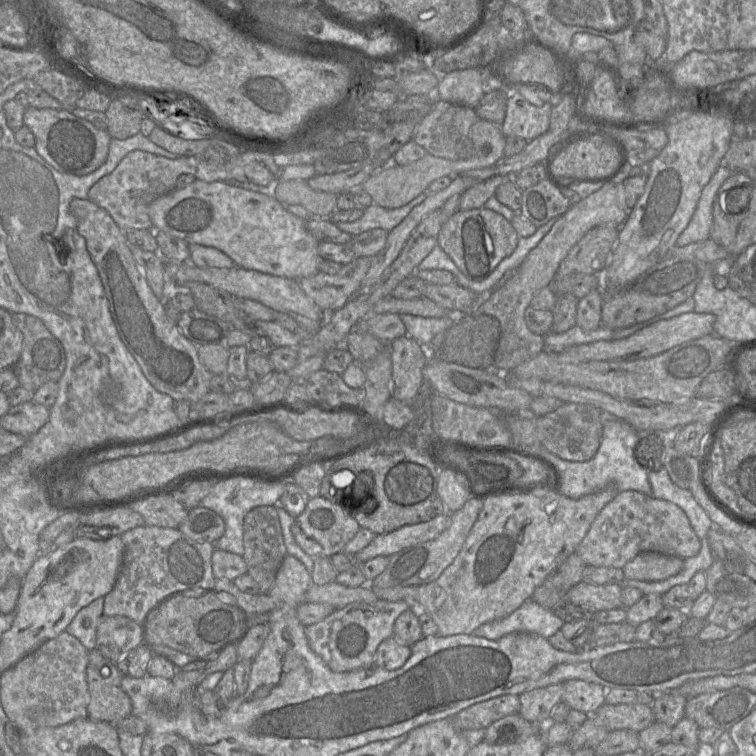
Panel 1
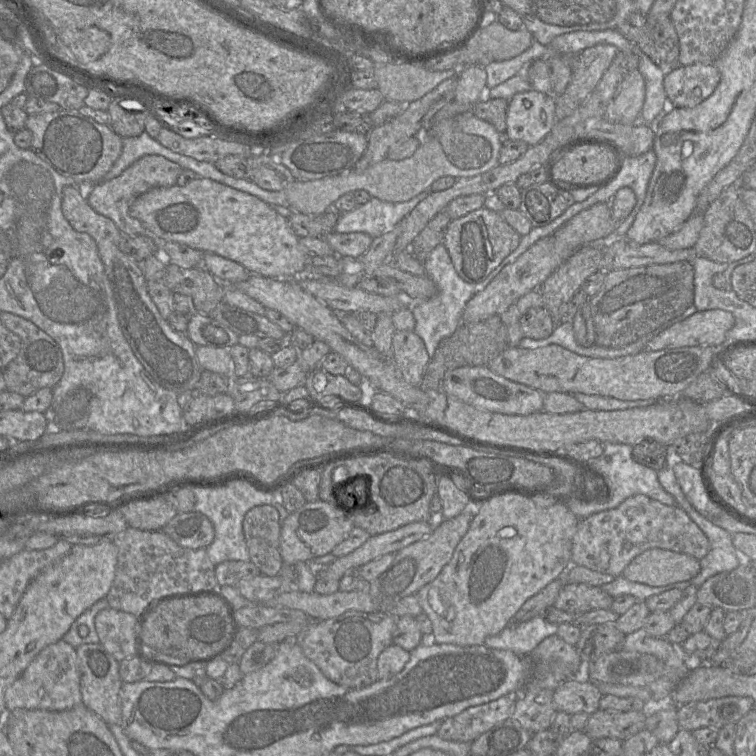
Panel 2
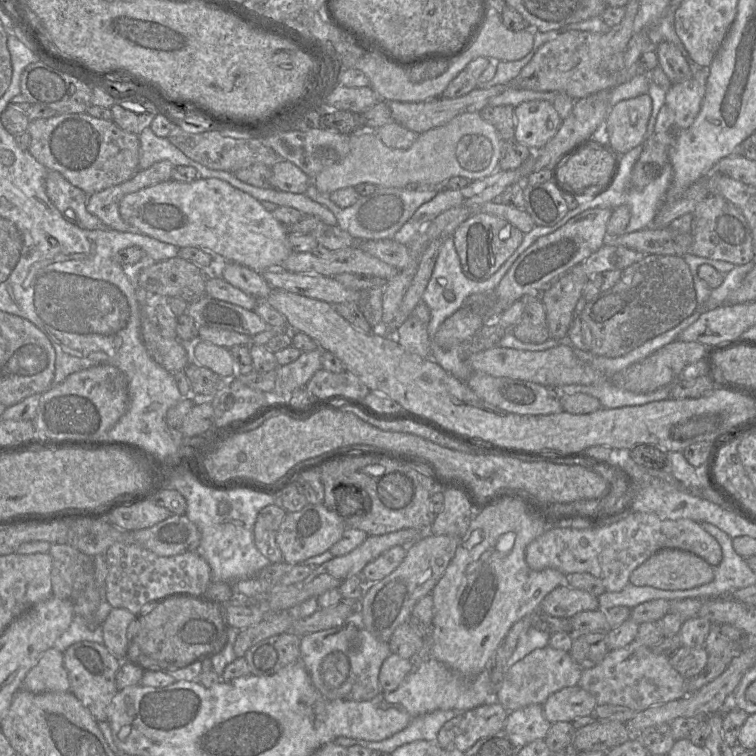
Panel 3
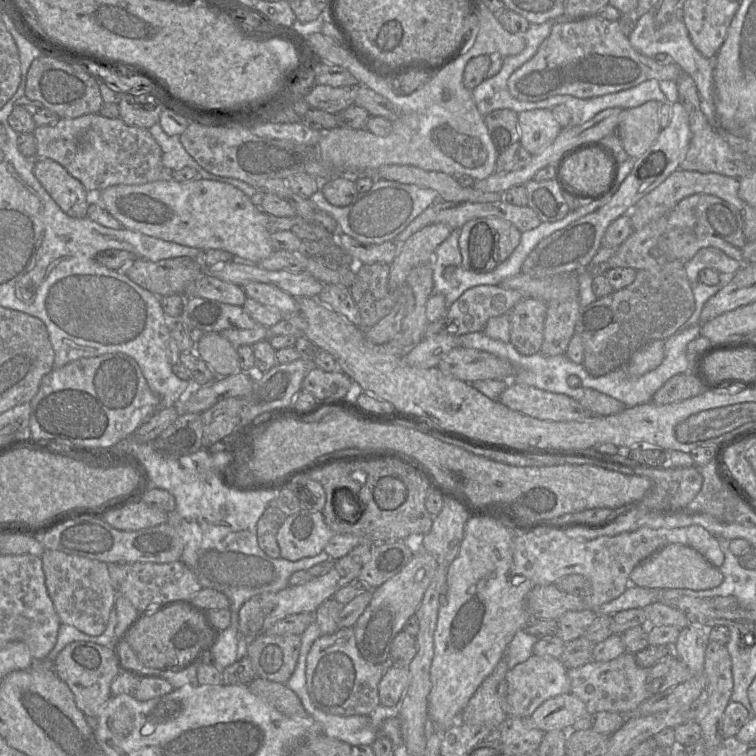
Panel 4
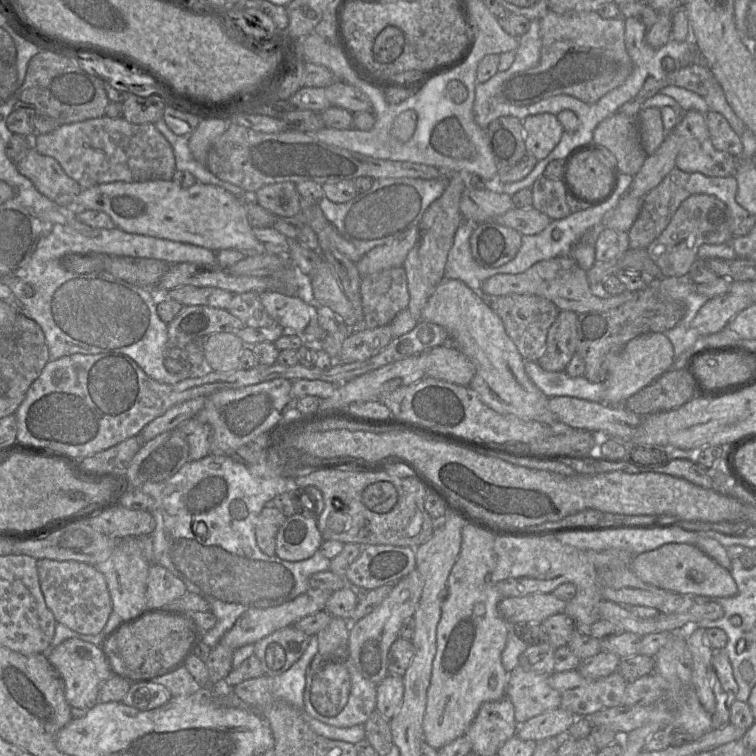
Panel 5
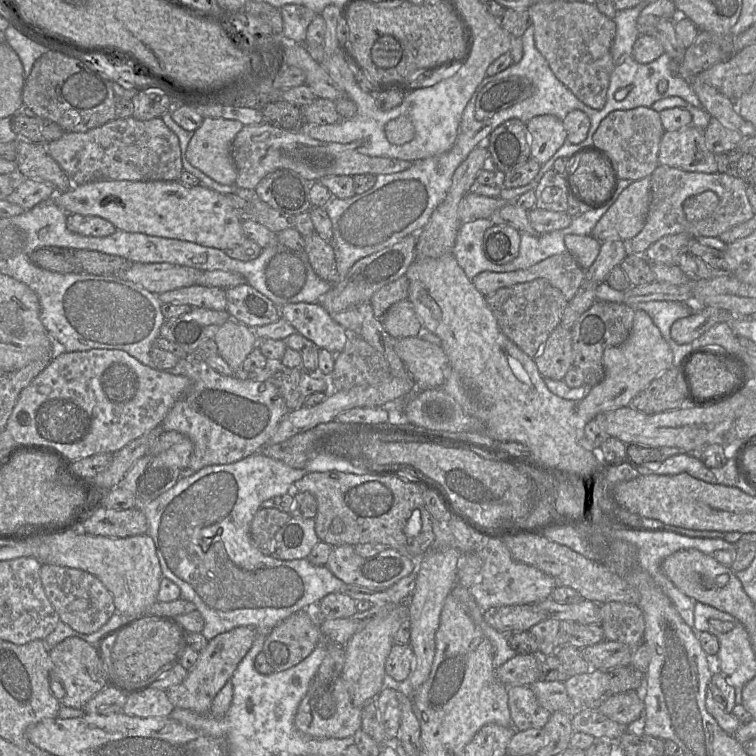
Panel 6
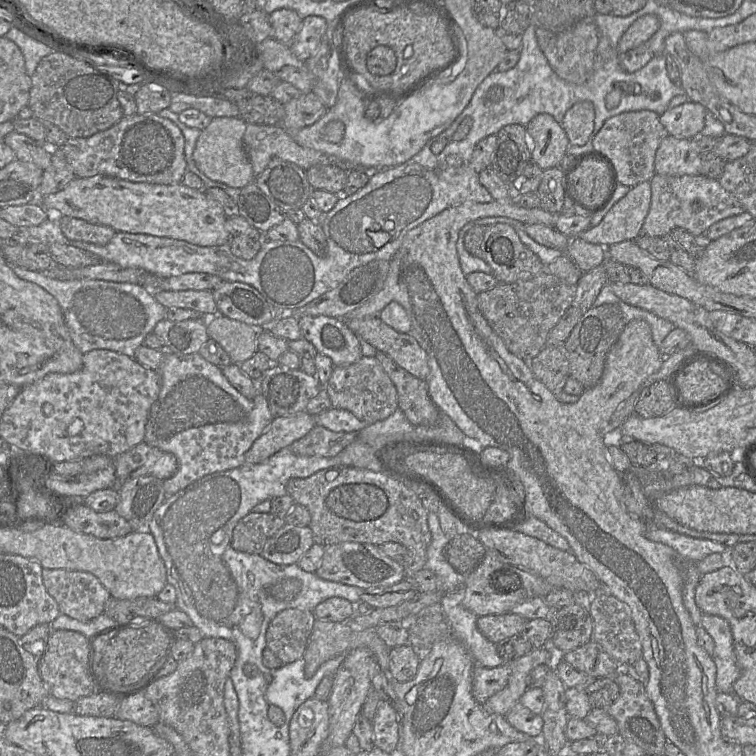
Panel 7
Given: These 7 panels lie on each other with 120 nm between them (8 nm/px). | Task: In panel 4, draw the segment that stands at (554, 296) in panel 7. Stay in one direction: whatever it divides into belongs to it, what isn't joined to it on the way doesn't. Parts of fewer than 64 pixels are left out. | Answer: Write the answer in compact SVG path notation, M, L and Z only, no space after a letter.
M524 298L507 314L510 320L510 343L523 355L541 351L544 339L544 324L547 304L543 301Z

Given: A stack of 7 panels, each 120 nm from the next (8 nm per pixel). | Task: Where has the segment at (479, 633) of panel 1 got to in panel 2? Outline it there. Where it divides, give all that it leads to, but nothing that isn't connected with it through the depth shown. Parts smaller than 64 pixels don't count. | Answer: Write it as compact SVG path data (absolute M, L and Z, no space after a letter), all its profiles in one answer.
M543 615L520 624L511 622L499 634L487 637L484 644L488 648L510 650L529 659L531 652L544 639L557 634L558 626L548 622Z

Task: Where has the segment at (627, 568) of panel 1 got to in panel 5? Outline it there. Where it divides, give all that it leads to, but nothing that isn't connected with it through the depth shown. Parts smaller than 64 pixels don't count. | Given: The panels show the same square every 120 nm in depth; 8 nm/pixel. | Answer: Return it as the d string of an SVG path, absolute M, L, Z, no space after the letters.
M668 543L635 556L630 570L643 582L682 595L703 596L709 599L728 598L737 594L736 582L729 570L720 566L696 545Z

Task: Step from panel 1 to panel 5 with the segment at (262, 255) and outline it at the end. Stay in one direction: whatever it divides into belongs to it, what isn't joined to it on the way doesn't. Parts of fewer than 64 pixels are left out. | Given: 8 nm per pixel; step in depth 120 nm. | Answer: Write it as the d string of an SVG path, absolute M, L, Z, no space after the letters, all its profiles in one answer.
M173 179L149 180L143 182L112 182L83 189L75 202L76 209L98 210L108 214L116 227L128 233L136 233L156 238L169 239L204 247L213 252L219 250L238 250L247 256L262 253L263 246L255 238L241 202L226 189L196 182L189 188L183 188Z

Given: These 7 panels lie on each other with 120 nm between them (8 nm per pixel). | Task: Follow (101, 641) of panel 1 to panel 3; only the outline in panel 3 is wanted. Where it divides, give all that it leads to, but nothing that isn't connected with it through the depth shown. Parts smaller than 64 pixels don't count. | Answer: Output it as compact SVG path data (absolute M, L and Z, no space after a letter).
M113 608L102 623L103 645L118 659L126 659L127 629L137 617L124 608Z

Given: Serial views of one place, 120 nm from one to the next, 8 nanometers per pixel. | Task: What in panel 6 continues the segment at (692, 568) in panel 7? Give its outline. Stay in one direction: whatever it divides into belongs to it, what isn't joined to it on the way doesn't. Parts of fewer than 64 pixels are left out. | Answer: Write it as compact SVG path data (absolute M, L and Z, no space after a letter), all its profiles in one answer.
M617 530L616 538L626 541L632 545L637 552L637 560L642 571L649 574L655 584L662 592L670 599L677 612L682 619L694 630L694 607L696 601L684 593L682 593L674 584L667 578L661 570L661 562L669 555L679 550L697 549L705 554L713 555L719 550L730 550L735 552L737 549L736 543L729 543L720 538L695 538L678 534L672 531L662 530L659 532L641 532L637 530Z

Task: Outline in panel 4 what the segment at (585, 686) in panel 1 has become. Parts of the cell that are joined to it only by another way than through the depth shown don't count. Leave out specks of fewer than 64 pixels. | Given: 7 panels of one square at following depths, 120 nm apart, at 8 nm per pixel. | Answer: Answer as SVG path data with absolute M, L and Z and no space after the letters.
M569 692L546 700L531 715L529 722L531 725L542 730L544 733L553 730L568 732L571 730L571 727L576 722L576 720L586 714L587 710L585 703L577 696Z

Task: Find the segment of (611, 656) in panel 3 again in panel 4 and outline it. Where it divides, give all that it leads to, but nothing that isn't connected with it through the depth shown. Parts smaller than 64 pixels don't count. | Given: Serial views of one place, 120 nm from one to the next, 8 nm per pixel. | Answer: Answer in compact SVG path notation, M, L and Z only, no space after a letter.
M624 652L607 662L591 661L575 669L568 669L571 693L586 705L587 714L596 712L632 713L638 705L649 697L646 689L648 669L637 665L634 654Z

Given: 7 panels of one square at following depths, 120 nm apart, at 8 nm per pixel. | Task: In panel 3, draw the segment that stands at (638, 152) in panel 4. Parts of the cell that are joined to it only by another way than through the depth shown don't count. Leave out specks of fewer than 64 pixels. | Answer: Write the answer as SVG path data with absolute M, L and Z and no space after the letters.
M648 93L622 100L611 107L605 121L605 135L615 149L625 154L644 143L652 108Z

